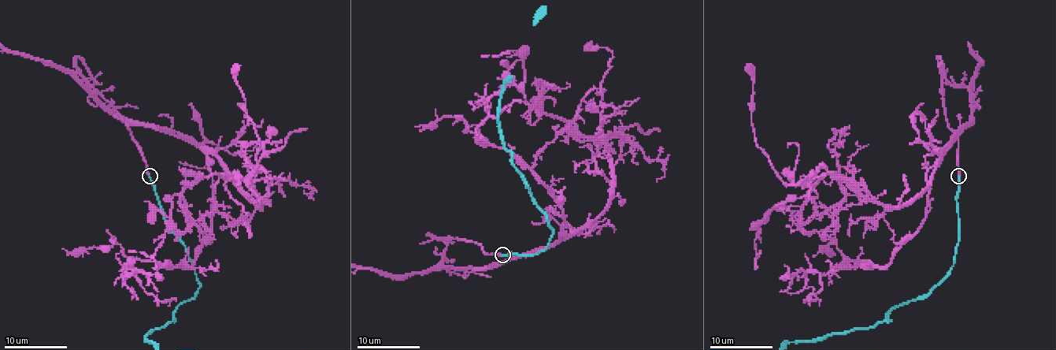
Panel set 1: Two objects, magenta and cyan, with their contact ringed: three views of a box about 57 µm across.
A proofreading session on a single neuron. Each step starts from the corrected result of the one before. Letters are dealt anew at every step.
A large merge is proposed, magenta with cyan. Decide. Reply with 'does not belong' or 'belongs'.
belongs

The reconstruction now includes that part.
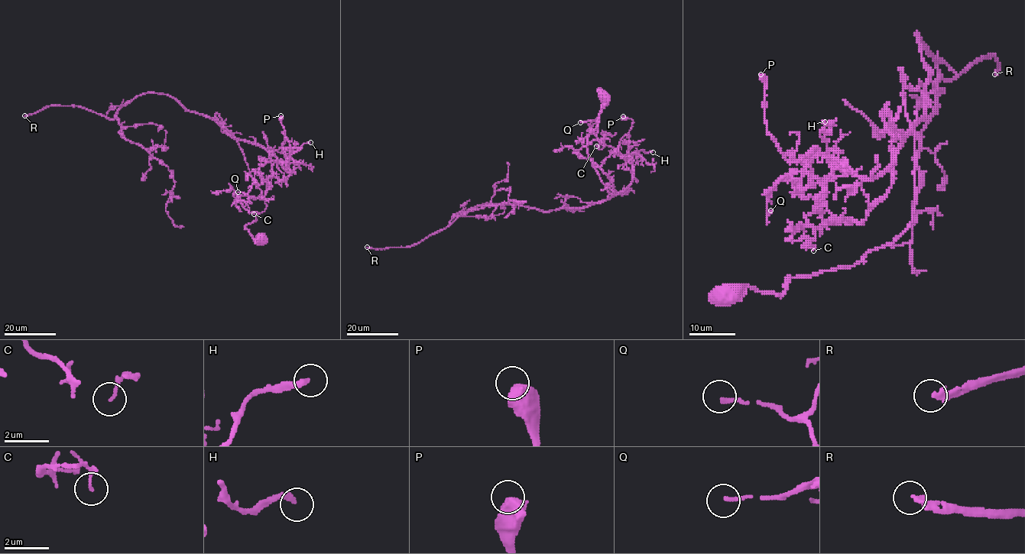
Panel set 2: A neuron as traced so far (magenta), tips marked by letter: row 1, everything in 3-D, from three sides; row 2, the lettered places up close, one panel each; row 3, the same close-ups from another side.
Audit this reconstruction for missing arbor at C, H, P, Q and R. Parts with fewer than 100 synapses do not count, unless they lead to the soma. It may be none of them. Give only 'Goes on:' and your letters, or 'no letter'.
Goes on: R

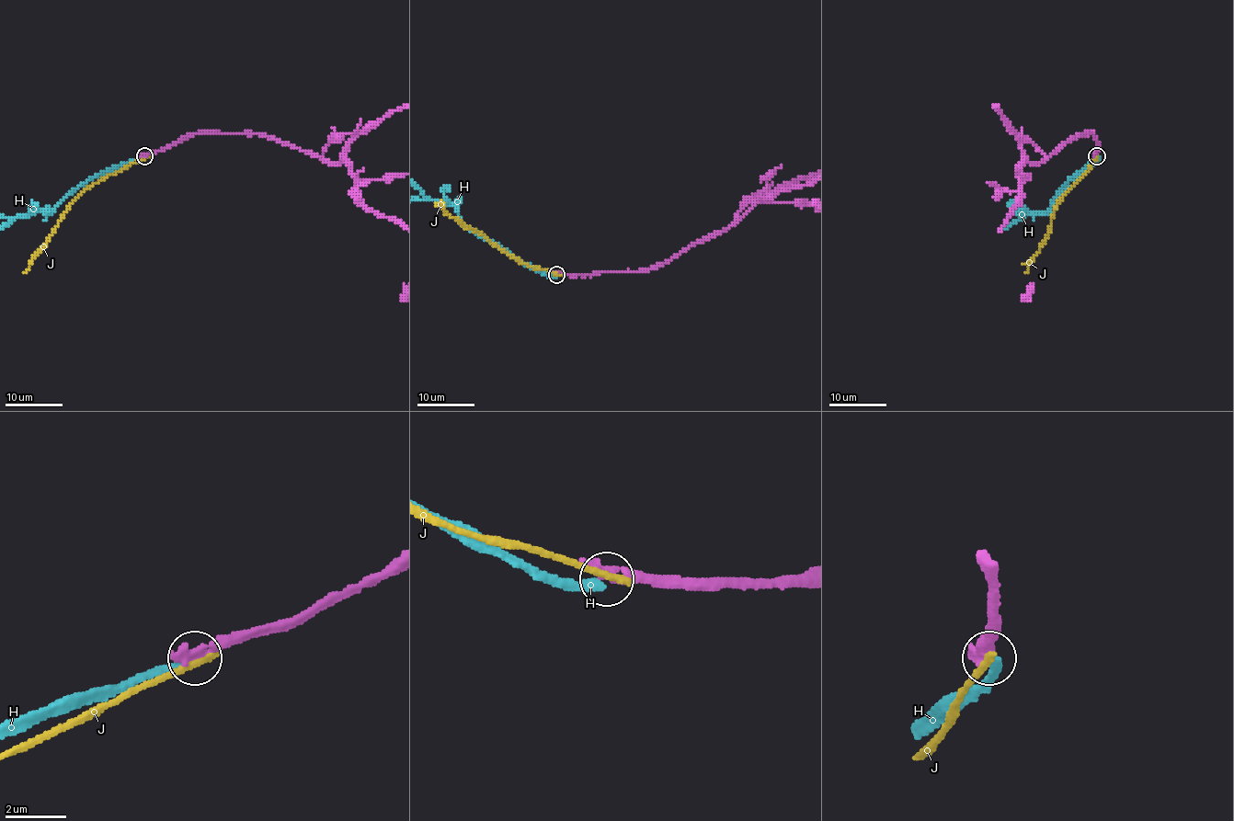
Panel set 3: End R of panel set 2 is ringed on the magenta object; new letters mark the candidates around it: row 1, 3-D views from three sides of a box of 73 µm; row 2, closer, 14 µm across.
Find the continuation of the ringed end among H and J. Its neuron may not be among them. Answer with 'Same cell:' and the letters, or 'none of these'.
Same cell: none of these

